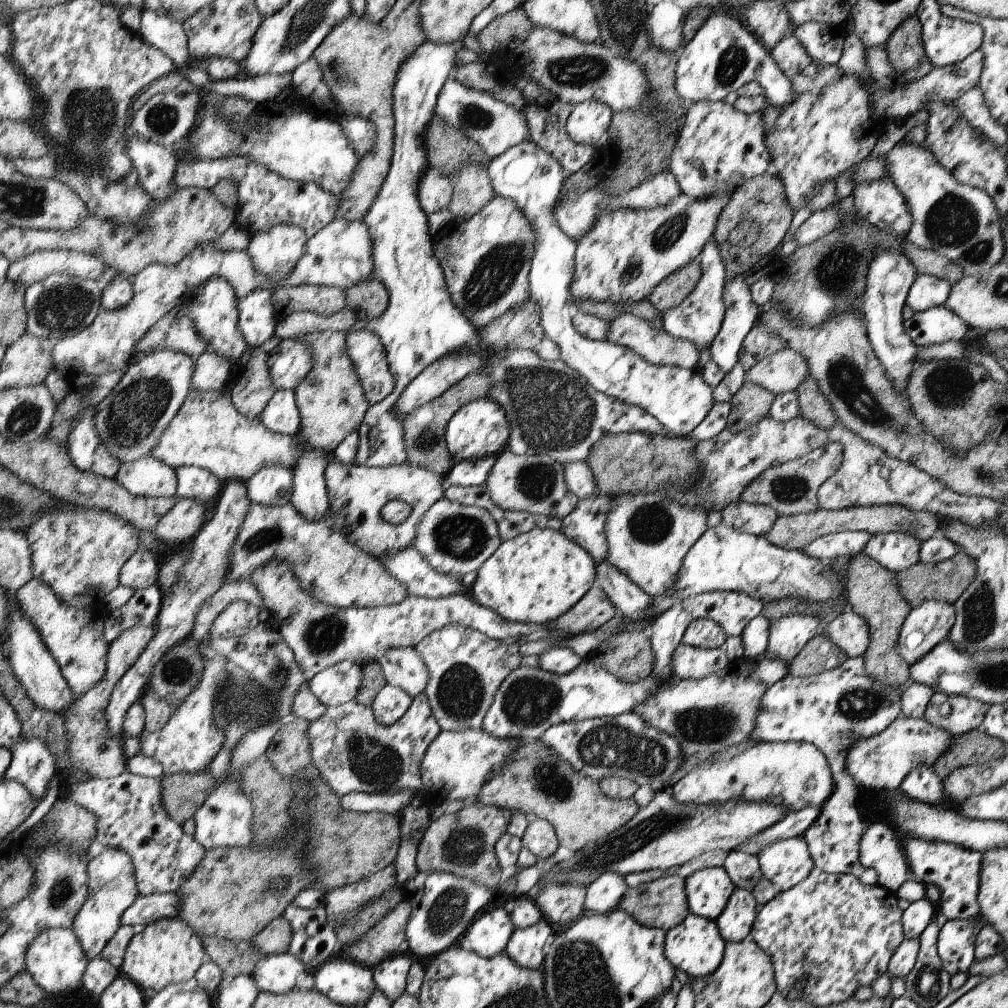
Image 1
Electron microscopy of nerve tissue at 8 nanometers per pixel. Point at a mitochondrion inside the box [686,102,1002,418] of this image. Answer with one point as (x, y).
(952, 222)

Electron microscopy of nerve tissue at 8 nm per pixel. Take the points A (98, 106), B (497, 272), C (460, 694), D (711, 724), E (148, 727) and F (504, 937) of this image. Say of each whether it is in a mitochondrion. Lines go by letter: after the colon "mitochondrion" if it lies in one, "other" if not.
A: mitochondrion
B: mitochondrion
C: mitochondrion
D: mitochondrion
E: other
F: other

